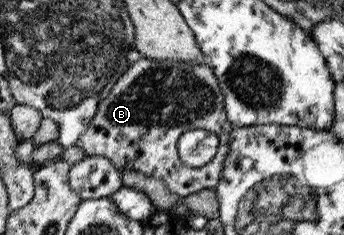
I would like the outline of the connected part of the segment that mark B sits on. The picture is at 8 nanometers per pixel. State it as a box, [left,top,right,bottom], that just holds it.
[74,57,233,198]

